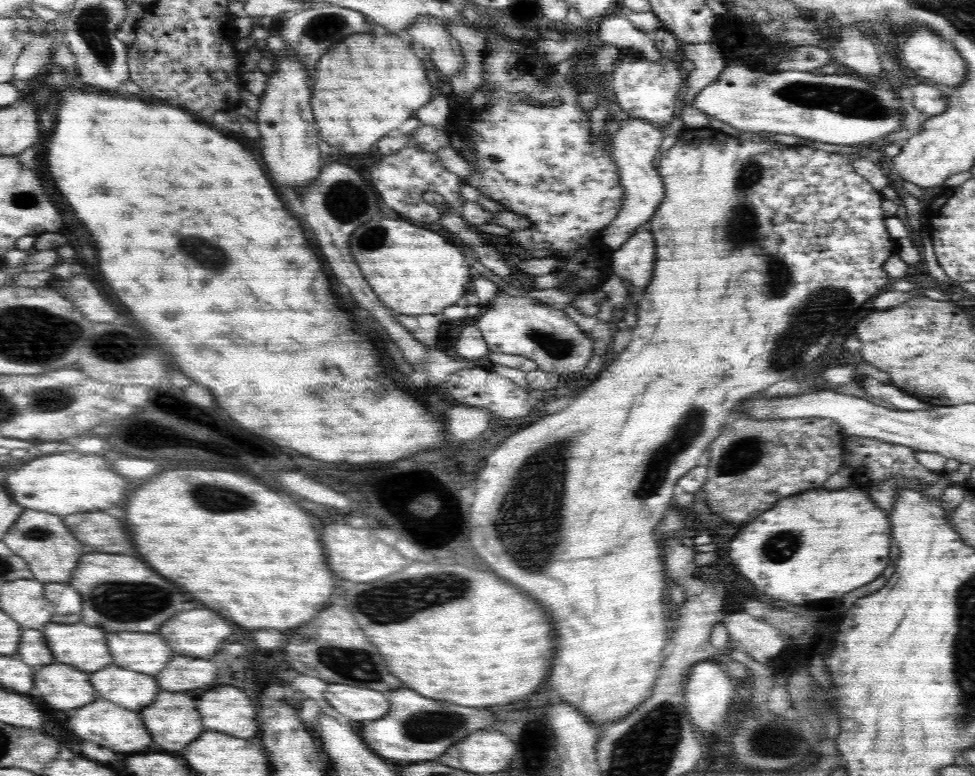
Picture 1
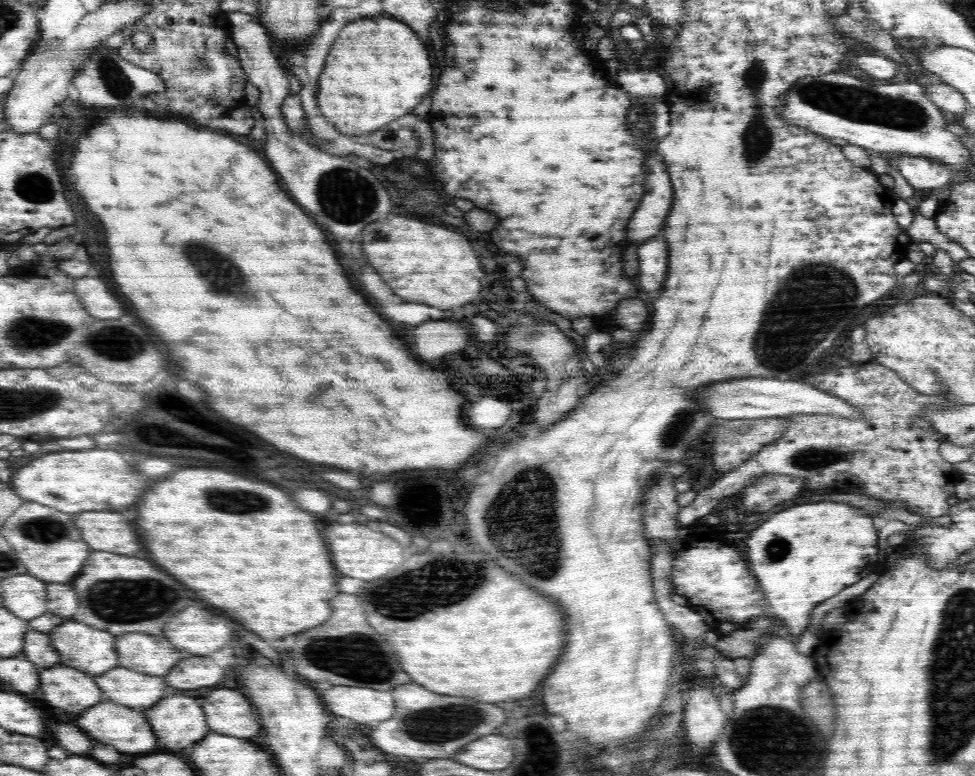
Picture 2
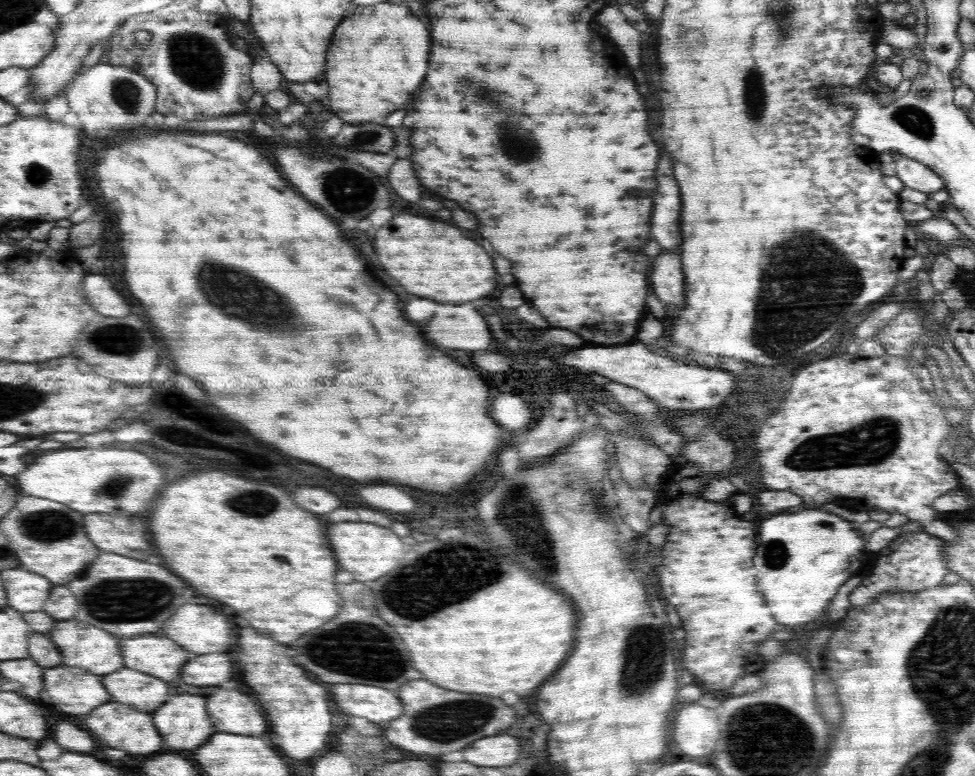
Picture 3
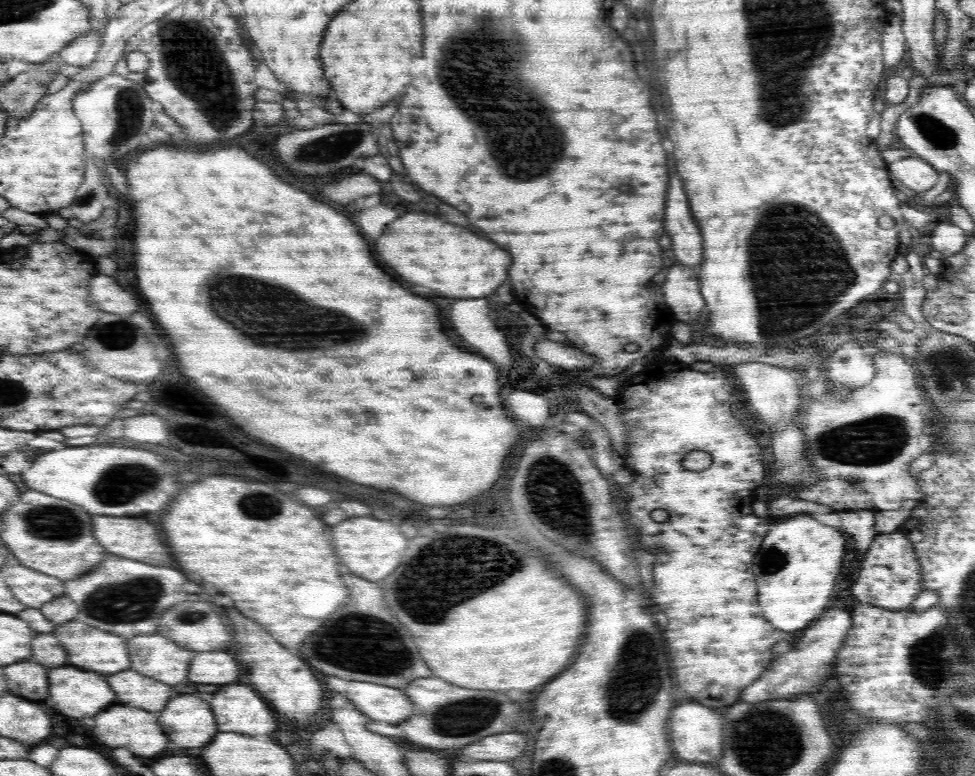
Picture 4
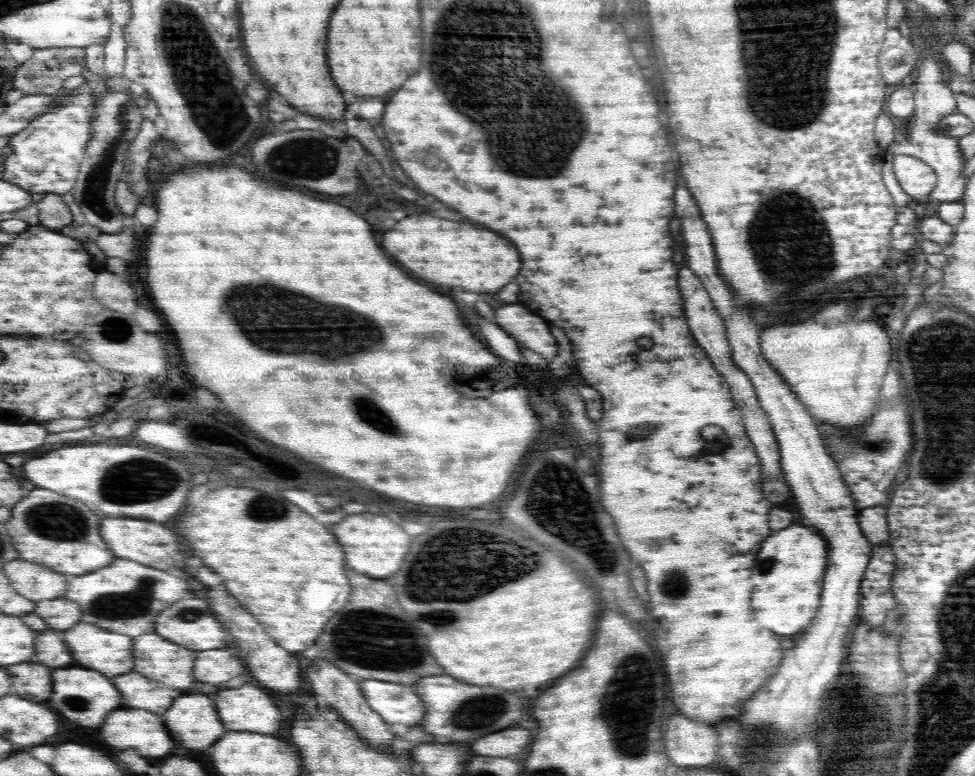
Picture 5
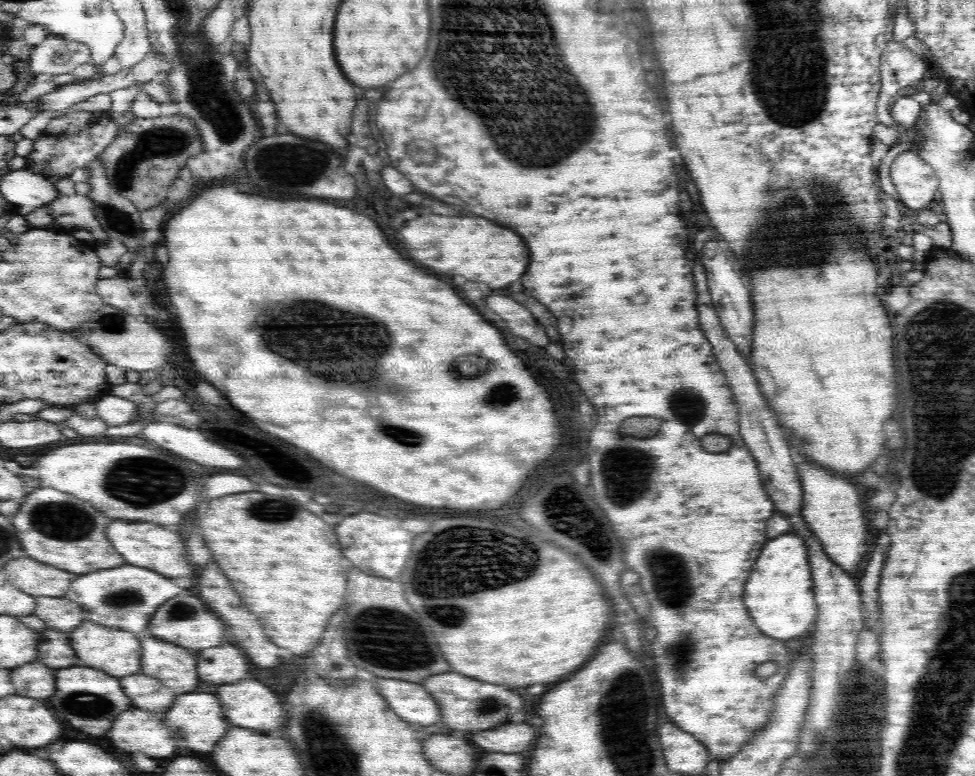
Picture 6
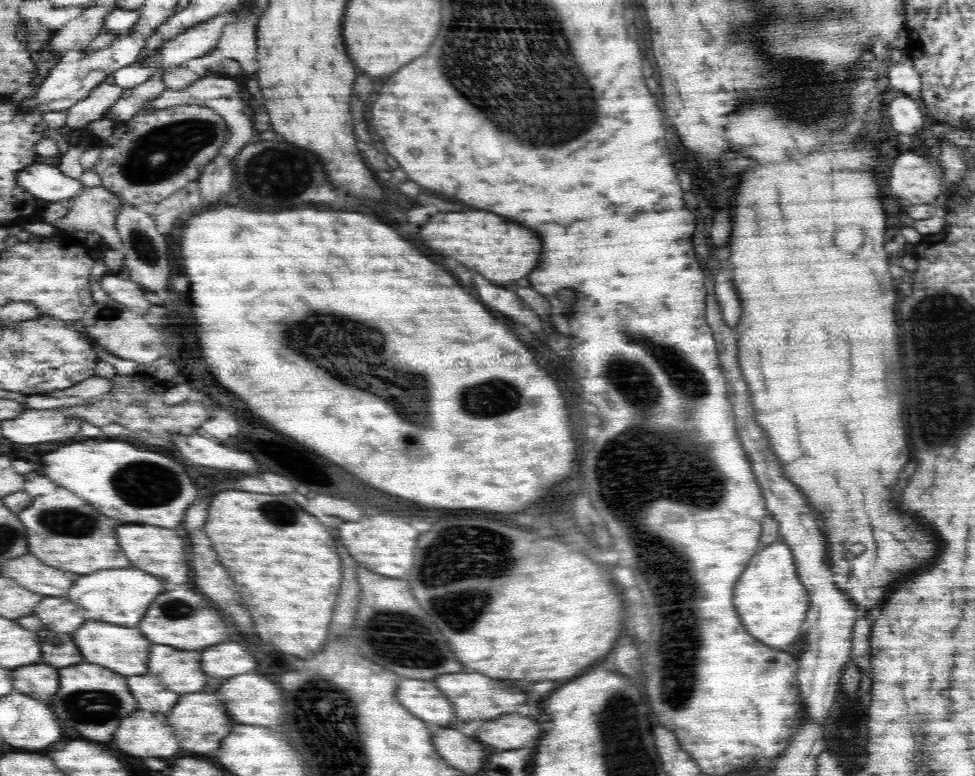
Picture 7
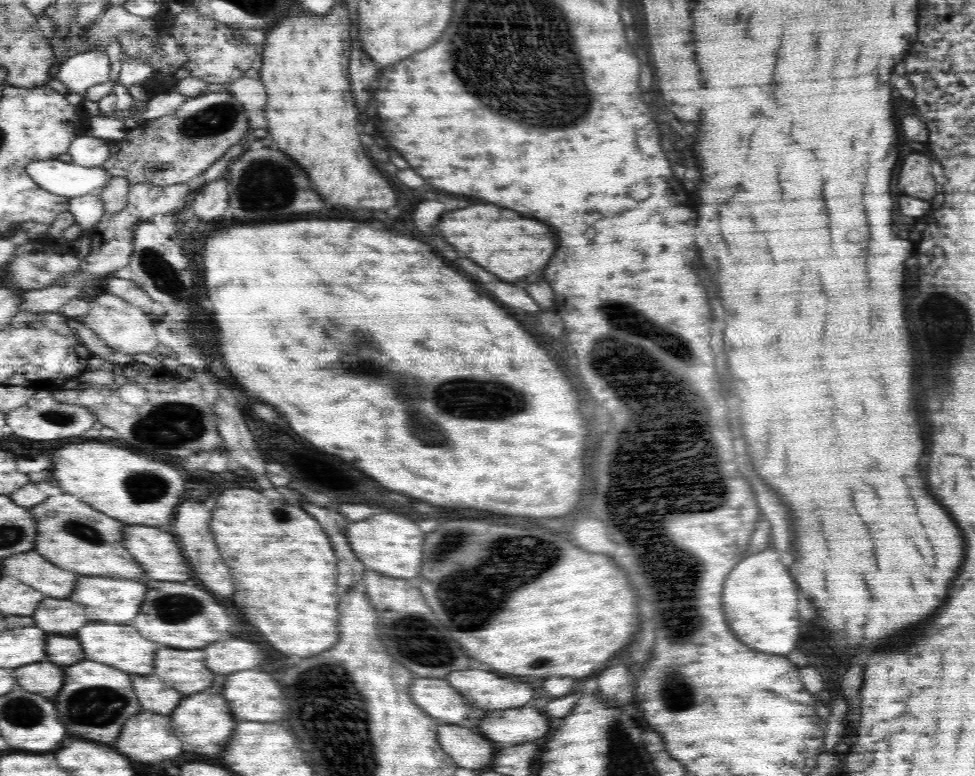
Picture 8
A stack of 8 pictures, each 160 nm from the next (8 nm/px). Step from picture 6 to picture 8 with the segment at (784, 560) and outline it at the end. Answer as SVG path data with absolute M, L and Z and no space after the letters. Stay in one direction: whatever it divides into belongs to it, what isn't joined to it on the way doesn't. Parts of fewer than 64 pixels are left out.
M764 550L746 556L724 582L724 610L732 632L740 642L754 650L770 654L788 654L800 638L798 620L798 586L788 568L780 562L780 554Z

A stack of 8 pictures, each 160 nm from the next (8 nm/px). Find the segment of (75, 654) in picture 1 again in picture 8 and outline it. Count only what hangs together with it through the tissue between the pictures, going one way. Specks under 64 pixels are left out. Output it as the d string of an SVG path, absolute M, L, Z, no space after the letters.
M88 622L86 626L82 626L78 630L76 638L80 640L88 660L110 664L110 666L124 670L128 674L152 674L154 672L154 652L160 648L160 644L140 636L140 632L134 626Z

